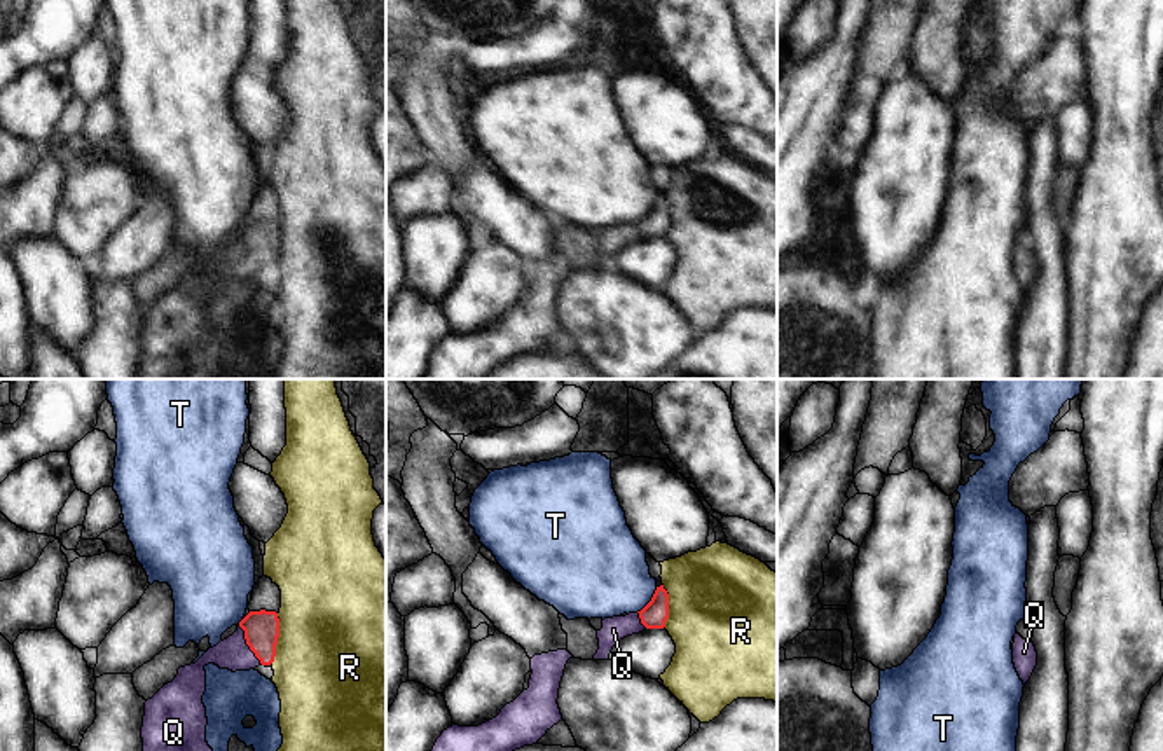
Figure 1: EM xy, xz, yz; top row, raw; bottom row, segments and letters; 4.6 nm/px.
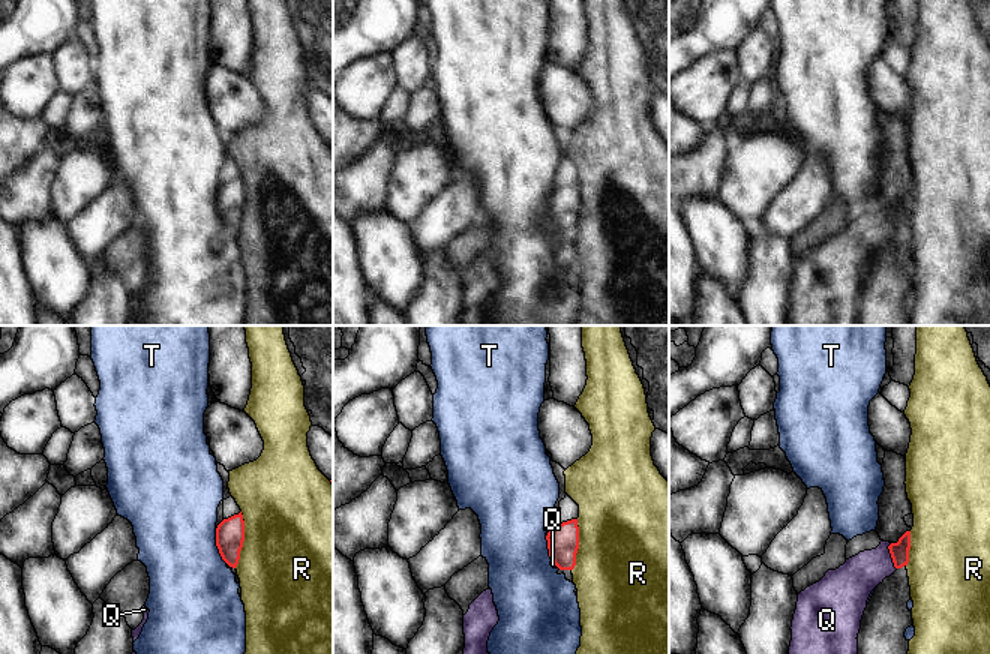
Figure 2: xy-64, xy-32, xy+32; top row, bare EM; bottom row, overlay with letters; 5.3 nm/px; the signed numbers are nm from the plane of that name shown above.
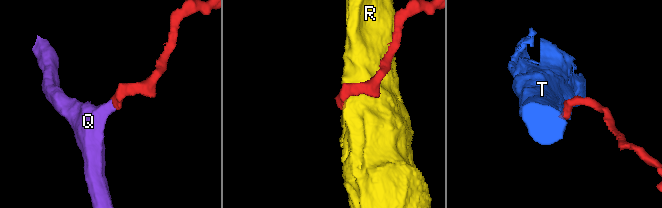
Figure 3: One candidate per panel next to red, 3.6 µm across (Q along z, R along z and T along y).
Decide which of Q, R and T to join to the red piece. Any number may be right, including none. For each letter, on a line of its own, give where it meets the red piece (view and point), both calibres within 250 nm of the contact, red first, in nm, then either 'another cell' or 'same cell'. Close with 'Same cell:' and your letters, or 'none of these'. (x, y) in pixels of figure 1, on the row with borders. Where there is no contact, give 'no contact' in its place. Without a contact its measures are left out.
Q: xy (247, 643) | 160/150 nm | same cell
R: xy (278, 636) | 160/500 nm | another cell
T: xz (650, 601) | 120/400 nm | another cell
Same cell: Q

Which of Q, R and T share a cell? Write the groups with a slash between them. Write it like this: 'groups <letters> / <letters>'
groups Q / R / T

